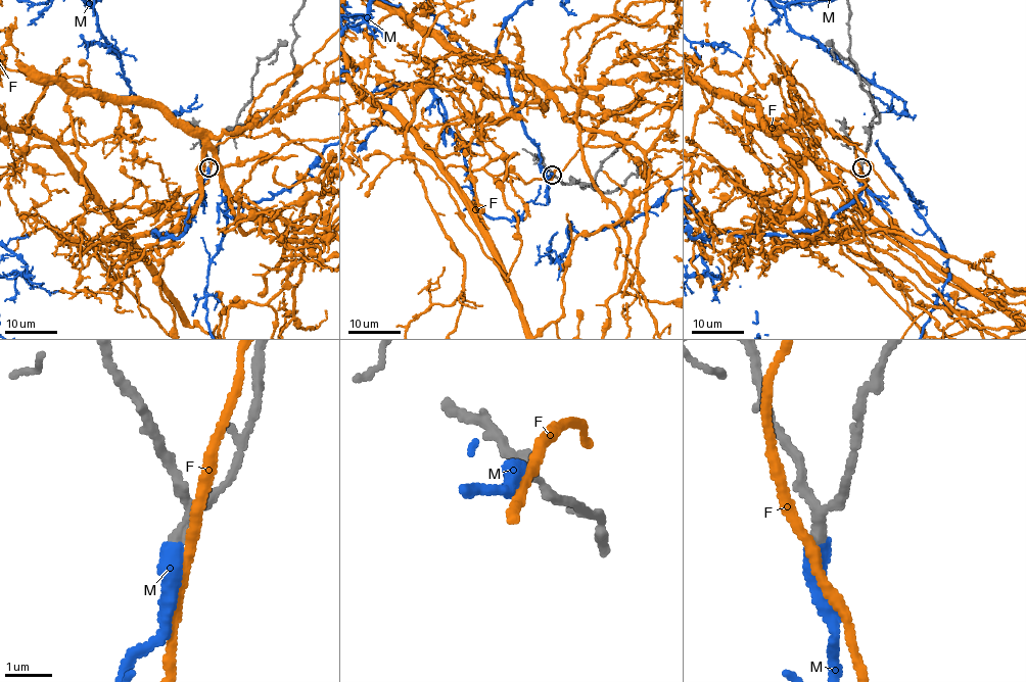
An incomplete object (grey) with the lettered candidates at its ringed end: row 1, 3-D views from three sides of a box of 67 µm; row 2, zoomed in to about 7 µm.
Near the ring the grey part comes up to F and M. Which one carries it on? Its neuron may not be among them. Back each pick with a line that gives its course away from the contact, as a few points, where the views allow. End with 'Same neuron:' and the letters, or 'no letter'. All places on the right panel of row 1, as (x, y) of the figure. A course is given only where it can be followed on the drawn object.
Same neuron: M

